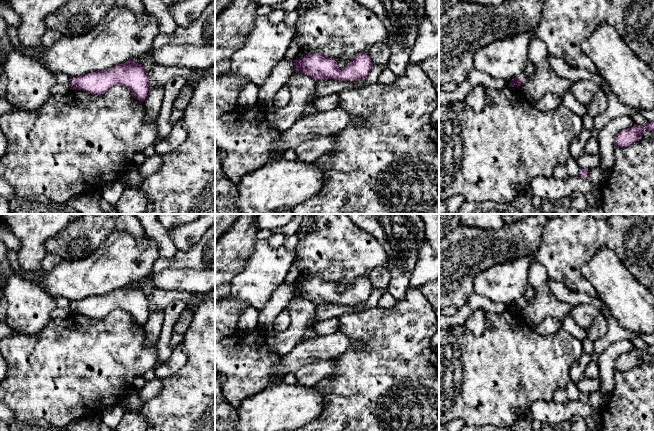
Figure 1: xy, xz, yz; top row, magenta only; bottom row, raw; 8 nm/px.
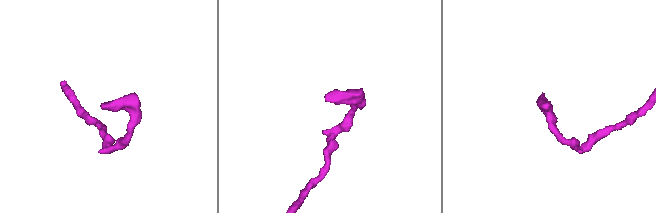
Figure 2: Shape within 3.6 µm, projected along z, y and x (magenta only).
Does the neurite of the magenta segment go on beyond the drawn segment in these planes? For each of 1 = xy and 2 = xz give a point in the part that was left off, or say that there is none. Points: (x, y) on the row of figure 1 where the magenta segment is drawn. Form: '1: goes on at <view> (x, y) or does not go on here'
1: does not go on here
2: does not go on here

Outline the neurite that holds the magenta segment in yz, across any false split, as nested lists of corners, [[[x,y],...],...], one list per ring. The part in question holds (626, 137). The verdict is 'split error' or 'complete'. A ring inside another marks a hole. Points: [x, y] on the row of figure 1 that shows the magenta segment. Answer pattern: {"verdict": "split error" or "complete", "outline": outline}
{"verdict": "complete", "outline": [[[654,120],[647,125],[634,125],[631,128],[623,129],[618,133],[615,139],[615,147],[626,147],[639,141],[645,131],[654,132]]]}

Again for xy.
{"verdict": "complete", "outline": [[[135,58],[118,64],[104,71],[90,72],[80,77],[71,78],[72,90],[82,90],[101,95],[116,85],[126,87],[135,98],[143,103],[149,91],[147,71]]]}

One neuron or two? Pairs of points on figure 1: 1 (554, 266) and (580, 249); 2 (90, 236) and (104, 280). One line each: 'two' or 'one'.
1: one
2: two

